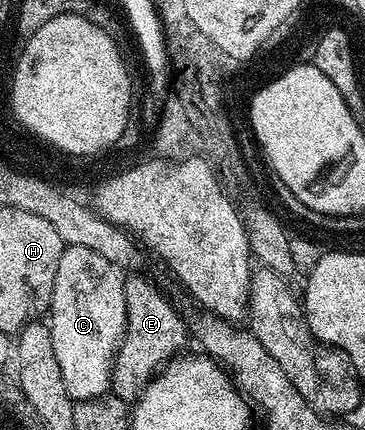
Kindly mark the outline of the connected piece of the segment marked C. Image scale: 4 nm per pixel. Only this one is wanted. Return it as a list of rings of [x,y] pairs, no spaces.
[[[66,245],[59,255],[59,271],[55,271],[47,324],[63,387],[74,402],[110,392],[113,359],[125,336],[126,323],[125,281],[117,266],[88,247]]]

